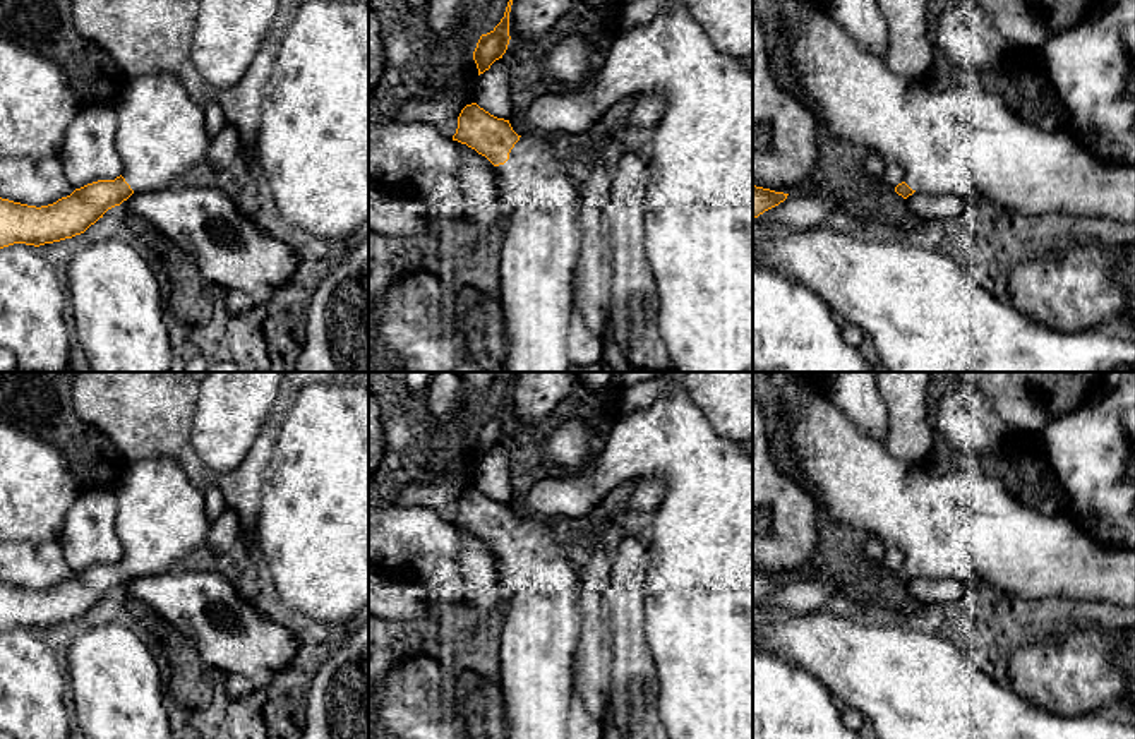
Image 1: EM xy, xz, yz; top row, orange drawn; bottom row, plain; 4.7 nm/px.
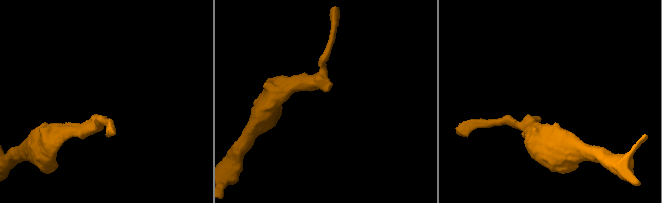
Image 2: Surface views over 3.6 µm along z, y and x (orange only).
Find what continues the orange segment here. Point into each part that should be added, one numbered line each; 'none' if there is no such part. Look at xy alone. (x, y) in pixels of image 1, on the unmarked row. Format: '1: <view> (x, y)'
1: xy (162, 518)

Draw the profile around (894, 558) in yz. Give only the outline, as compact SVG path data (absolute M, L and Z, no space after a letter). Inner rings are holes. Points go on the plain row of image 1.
M885 542L885 557L881 562L881 569L888 569L888 571L895 573L902 566L904 566L902 549L892 542Z

